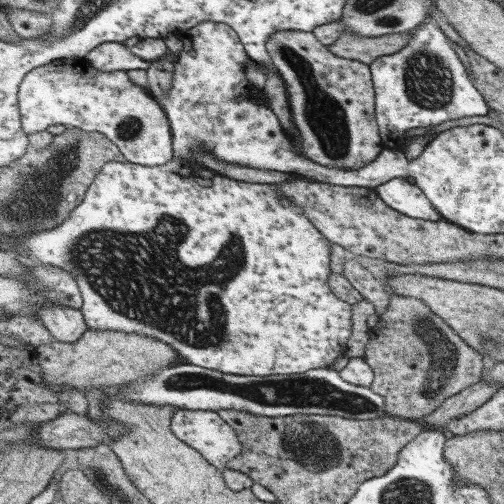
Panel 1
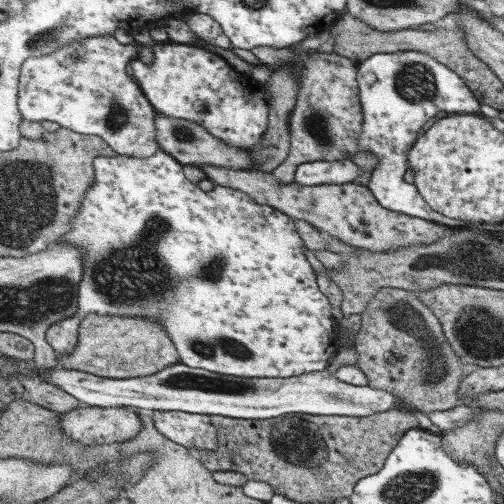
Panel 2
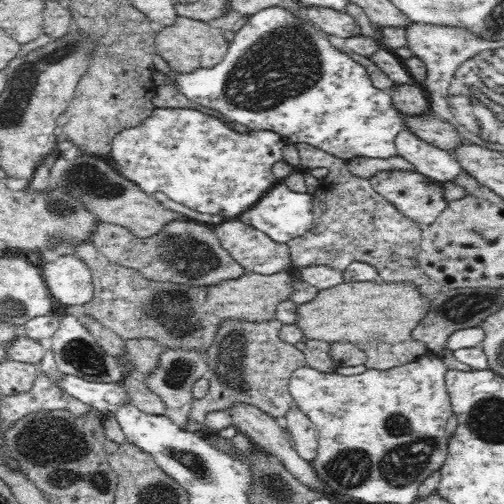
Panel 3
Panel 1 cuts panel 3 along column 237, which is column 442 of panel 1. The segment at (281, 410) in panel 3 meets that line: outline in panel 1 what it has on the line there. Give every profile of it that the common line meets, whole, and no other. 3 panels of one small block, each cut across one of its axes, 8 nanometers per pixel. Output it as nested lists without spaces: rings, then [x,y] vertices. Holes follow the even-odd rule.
[[[389,294],[387,310],[379,314],[377,324],[369,328],[369,340],[365,344],[365,354],[361,358],[367,362],[367,366],[371,366],[375,374],[369,388],[385,400],[385,414],[397,418],[429,418],[429,414],[433,414],[447,398],[477,384],[481,380],[479,374],[483,374],[481,356],[473,352],[465,342],[461,342],[459,336],[451,328],[447,328],[447,324],[441,318],[429,312],[429,308],[423,302],[419,302],[417,298],[407,298],[403,294]]]

